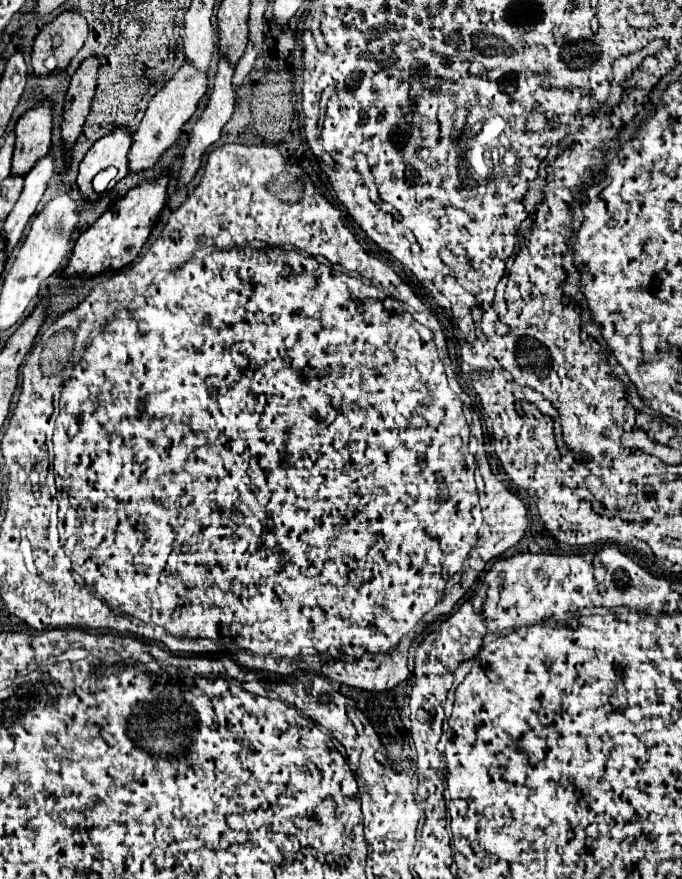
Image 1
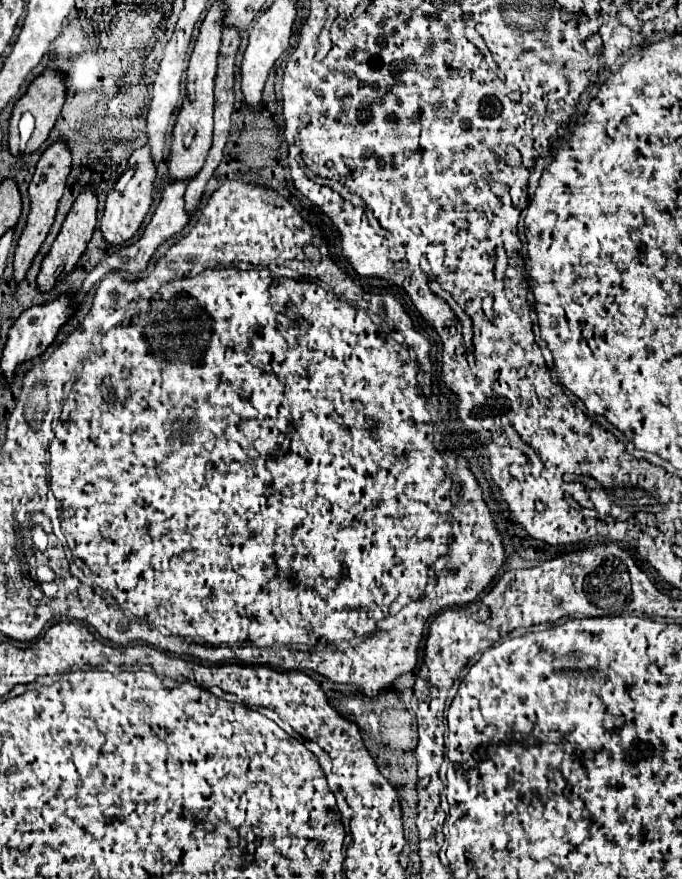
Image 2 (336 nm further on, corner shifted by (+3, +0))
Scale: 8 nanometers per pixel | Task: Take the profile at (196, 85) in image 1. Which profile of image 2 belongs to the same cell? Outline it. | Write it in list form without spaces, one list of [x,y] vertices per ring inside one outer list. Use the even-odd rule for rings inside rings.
[[[143,146],[139,150],[135,150],[129,158],[129,164],[135,166],[135,174],[133,178],[129,180],[127,188],[125,190],[111,190],[107,194],[107,202],[105,202],[105,212],[103,212],[103,218],[101,218],[101,234],[103,234],[103,240],[111,246],[121,246],[123,242],[131,240],[135,236],[135,232],[139,230],[139,226],[143,224],[143,218],[145,214],[149,212],[149,206],[151,206],[151,194],[153,194],[153,182],[155,182],[155,176],[157,176],[157,170],[155,170],[155,164],[149,156],[149,148]]]

